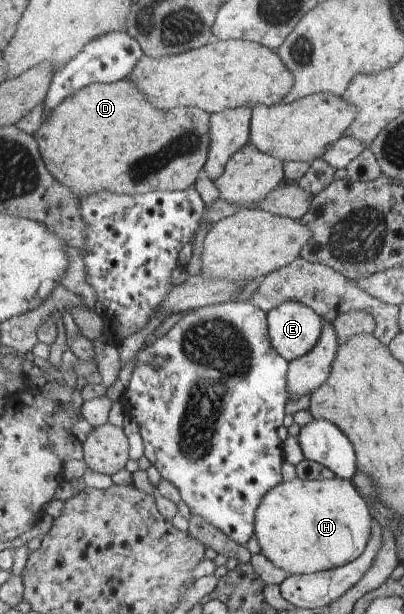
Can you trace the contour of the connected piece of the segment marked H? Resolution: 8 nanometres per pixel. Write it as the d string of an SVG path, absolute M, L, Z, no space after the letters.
M337 475L319 480L296 477L274 487L263 498L256 511L256 539L266 557L289 575L317 573L341 567L361 557L370 542L375 520L369 506L364 495L348 479Z

